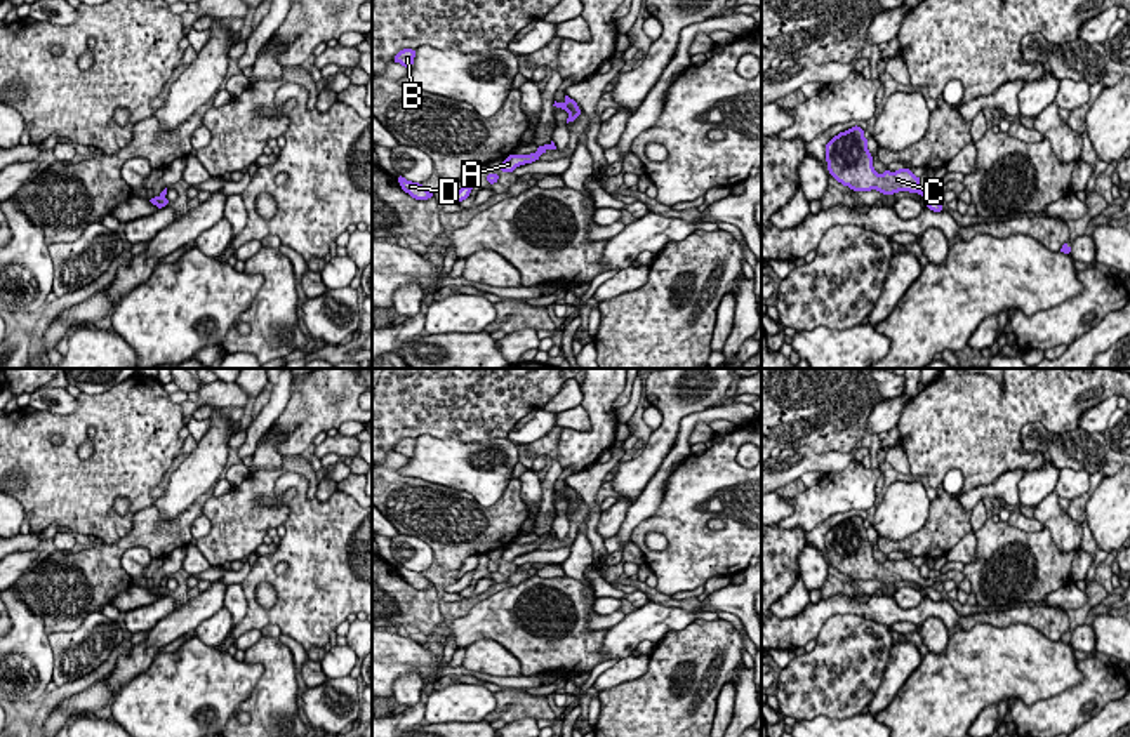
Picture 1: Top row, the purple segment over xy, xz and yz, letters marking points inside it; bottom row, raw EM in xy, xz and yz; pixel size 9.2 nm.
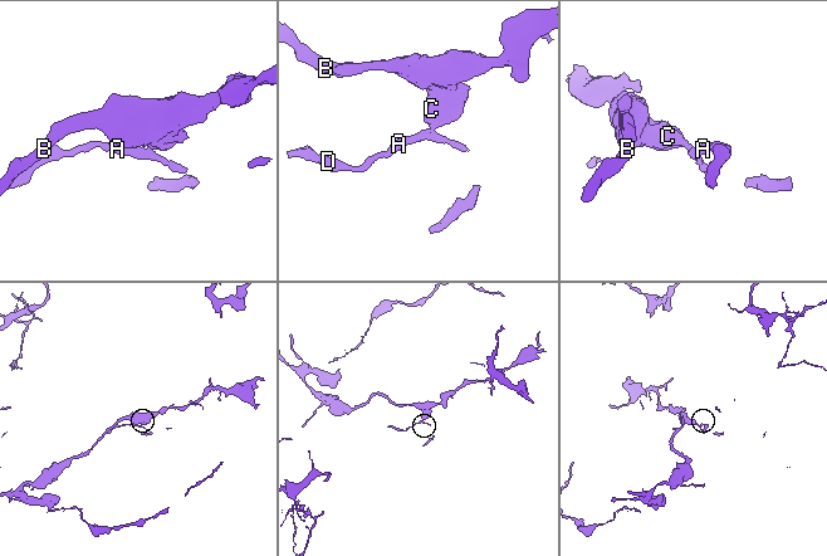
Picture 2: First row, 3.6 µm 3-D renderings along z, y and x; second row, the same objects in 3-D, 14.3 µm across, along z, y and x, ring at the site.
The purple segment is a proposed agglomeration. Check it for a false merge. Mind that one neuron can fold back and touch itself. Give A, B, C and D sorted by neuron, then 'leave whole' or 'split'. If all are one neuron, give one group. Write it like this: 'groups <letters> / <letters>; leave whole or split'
groups A D / B C; split

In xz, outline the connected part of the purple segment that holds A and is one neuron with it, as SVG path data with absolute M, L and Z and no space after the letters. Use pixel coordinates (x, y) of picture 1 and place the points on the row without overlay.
M544 534L539 535L535 542L530 544L509 544L504 551L502 551L502 561L513 561L516 556L525 554L525 553L532 553L535 549L539 549L539 546L542 542L546 542L548 539L556 539L555 534Z

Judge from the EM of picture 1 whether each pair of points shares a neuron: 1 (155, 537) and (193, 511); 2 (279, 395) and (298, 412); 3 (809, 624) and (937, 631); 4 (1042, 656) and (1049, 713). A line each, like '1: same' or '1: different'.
1: same
2: different
3: different
4: different

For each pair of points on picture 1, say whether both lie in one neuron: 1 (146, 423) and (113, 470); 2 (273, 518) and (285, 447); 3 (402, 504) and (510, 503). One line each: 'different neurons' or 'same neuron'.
1: same neuron
2: different neurons
3: same neuron

